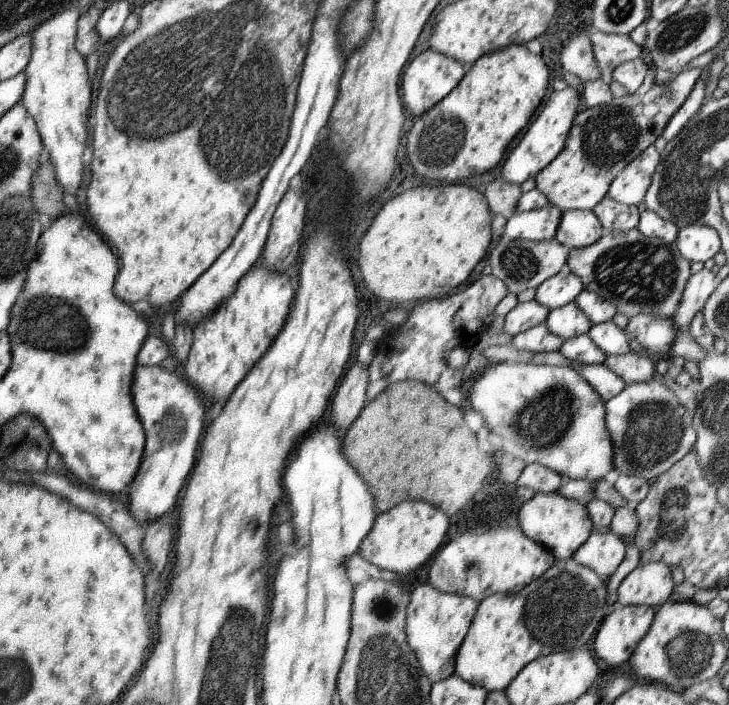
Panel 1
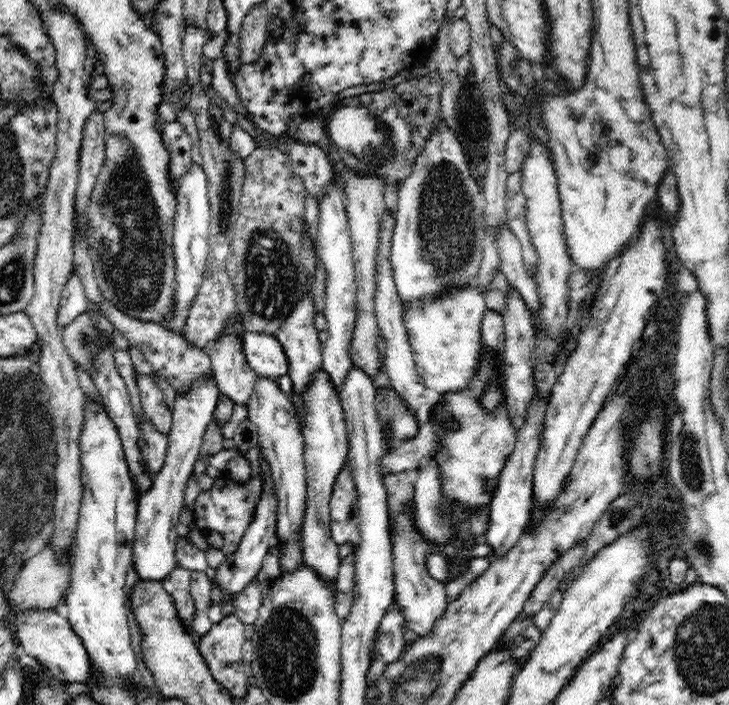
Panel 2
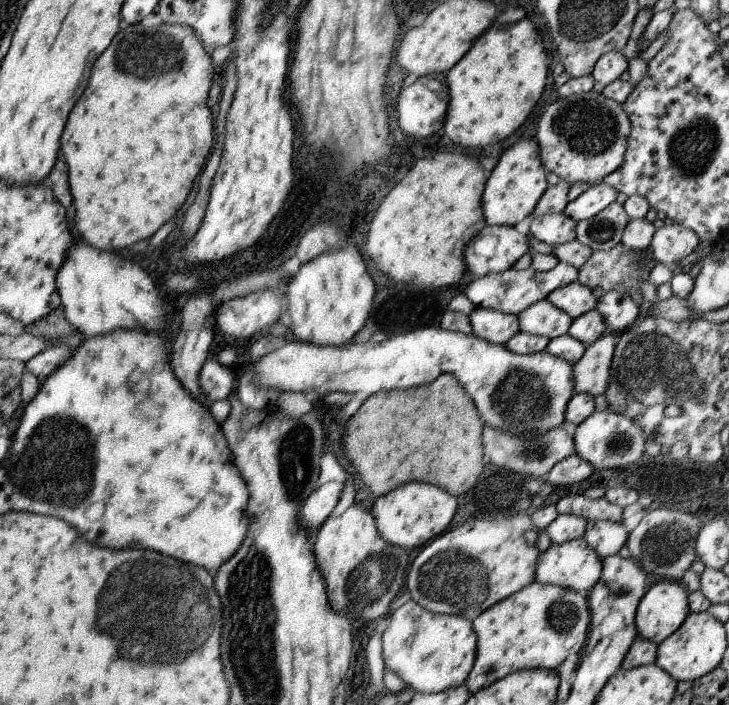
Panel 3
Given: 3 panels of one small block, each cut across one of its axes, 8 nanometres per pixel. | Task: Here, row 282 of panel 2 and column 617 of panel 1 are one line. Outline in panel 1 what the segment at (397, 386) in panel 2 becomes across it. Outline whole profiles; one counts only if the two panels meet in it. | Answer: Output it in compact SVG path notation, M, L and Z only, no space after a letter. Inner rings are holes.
M605 364L574 366L574 370L605 400L618 396L627 385L622 378L614 374Z

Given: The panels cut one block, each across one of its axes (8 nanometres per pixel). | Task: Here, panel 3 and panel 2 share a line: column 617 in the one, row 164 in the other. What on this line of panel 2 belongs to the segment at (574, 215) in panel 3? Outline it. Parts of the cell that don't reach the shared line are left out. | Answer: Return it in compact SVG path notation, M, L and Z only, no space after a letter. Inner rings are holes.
M192 164L188 172L182 176L177 192L177 208L174 214L174 232L172 243L175 257L176 288L174 288L174 308L164 316L162 324L170 331L178 332L184 328L189 306L198 294L202 275L205 273L206 260L209 257L210 214L209 191L207 177L203 167Z

